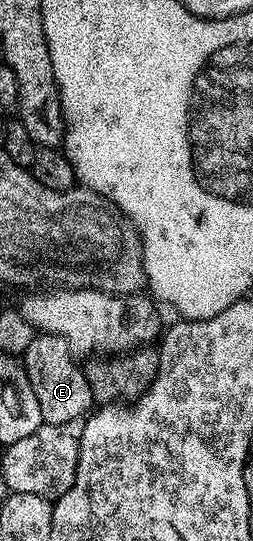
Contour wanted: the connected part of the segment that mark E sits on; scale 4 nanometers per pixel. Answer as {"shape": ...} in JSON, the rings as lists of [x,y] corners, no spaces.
{"shape":[[[37,333],[30,340],[30,348],[22,355],[24,371],[38,396],[40,420],[43,425],[57,426],[83,419],[93,409],[92,389],[86,380],[81,363],[72,355],[66,340],[57,334]]]}

